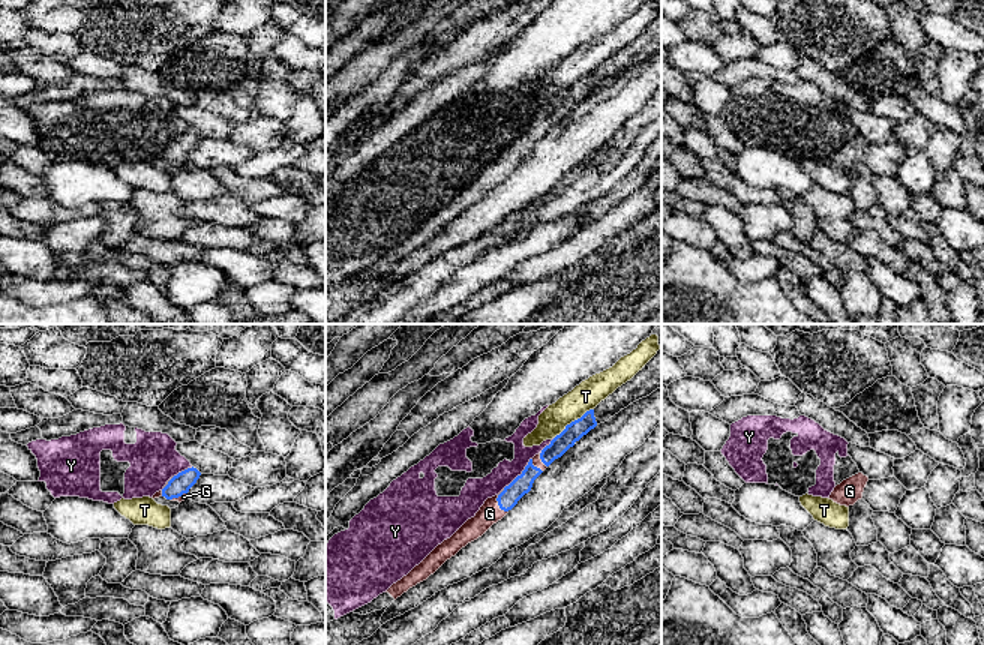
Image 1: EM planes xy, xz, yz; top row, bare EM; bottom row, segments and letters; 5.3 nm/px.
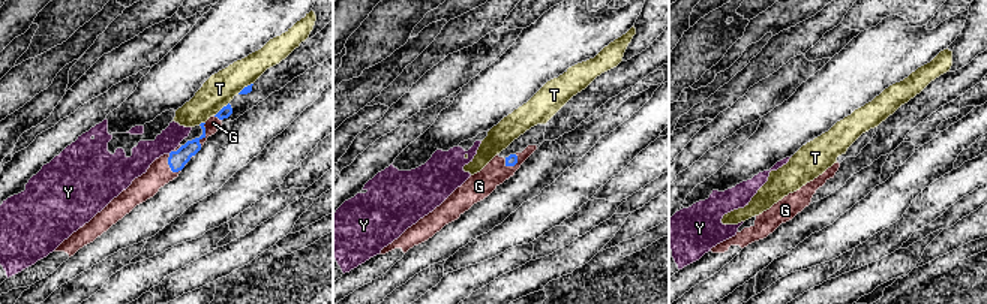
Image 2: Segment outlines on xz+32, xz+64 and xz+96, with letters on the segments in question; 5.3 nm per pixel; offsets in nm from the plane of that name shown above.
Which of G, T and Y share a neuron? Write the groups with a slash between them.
G / T / Y

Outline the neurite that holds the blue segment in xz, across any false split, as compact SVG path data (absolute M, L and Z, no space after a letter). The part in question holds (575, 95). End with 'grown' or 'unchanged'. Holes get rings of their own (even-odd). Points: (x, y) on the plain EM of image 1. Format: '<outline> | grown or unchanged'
M594 74L586 75L580 82L567 88L566 93L556 99L549 110L530 123L520 140L518 140L498 159L488 162L476 180L468 183L450 202L438 208L418 230L416 230L400 244L393 248L386 256L380 258L370 267L352 276L366 279L381 274L410 252L426 244L462 212L482 201L494 188L501 184L518 168L518 165L531 154L534 144L555 123L561 122L570 111L574 110L576 105L579 105L596 90L597 86L594 81Z | grown

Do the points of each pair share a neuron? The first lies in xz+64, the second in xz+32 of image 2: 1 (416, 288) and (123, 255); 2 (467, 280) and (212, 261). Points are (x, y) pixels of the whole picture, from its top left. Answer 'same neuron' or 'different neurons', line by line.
1: same neuron
2: different neurons

